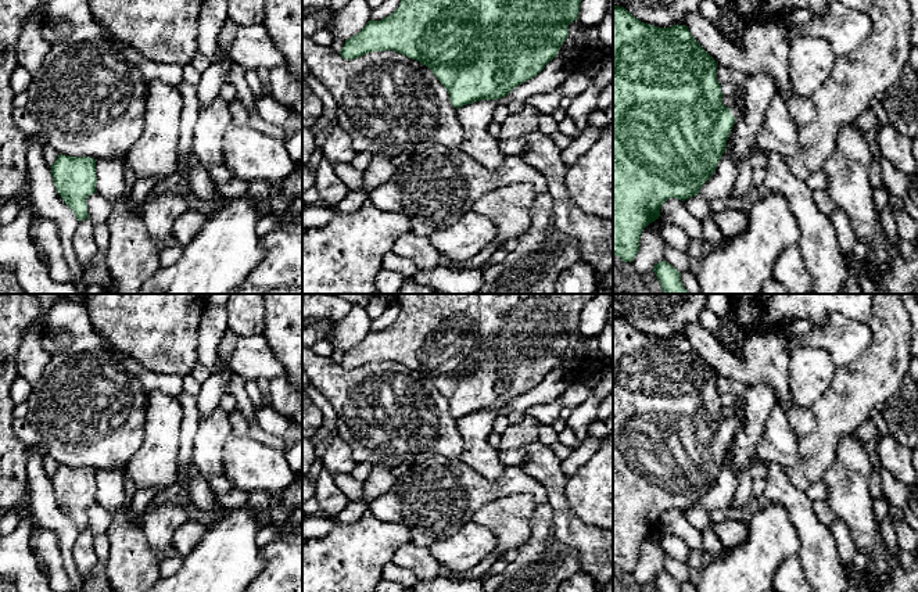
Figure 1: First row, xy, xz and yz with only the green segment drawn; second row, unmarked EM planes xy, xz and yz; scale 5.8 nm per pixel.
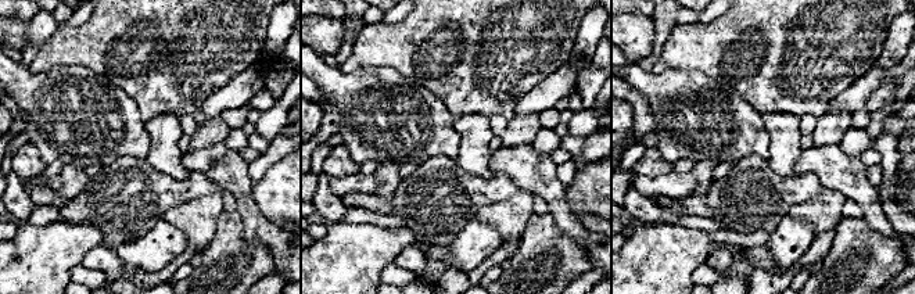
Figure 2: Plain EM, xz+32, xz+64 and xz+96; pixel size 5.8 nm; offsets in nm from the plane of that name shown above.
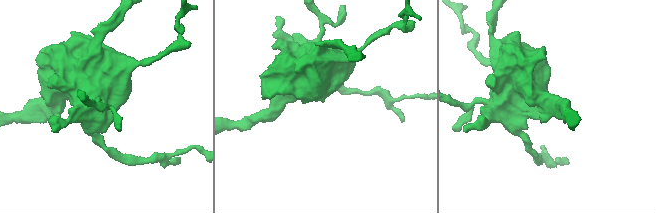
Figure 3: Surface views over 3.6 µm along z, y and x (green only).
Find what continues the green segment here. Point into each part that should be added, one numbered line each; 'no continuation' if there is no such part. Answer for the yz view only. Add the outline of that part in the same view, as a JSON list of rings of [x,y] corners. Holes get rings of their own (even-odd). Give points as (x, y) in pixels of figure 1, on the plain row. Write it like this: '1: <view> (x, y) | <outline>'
1: yz (741, 401) | [[[745,395],[736,397],[735,405],[732,406],[732,412],[729,415],[729,420],[731,420],[731,424],[734,427],[736,427],[736,424],[738,424],[738,415],[745,408],[745,405],[746,405]]]

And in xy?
no continuation

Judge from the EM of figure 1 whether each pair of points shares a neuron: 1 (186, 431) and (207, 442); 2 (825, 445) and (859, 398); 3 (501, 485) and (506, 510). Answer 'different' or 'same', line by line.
1: different
2: same
3: different

